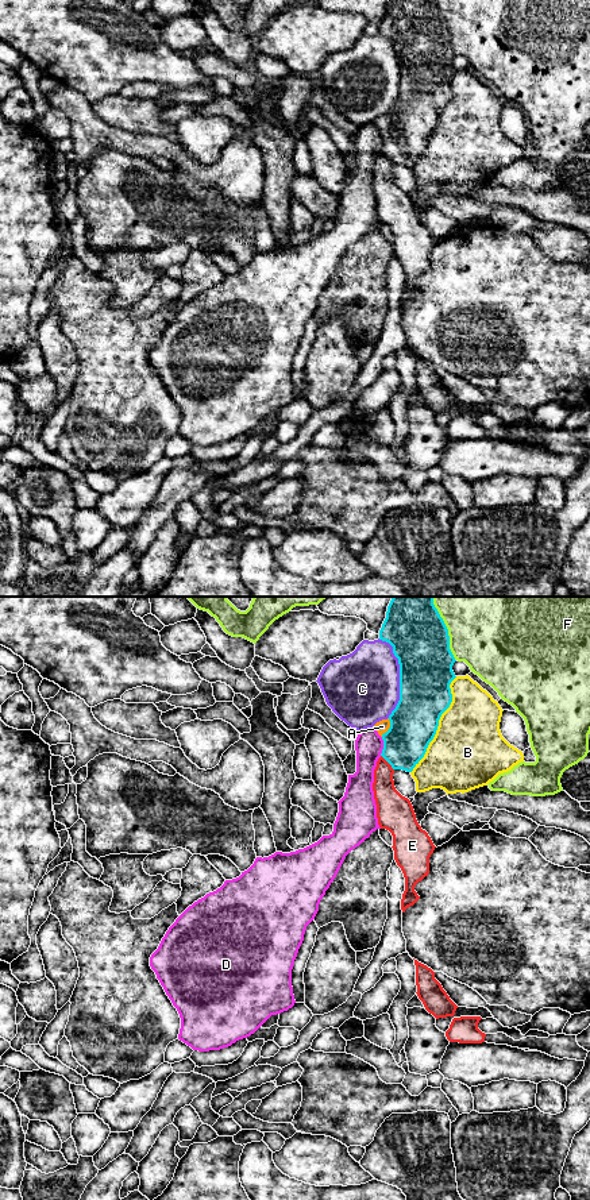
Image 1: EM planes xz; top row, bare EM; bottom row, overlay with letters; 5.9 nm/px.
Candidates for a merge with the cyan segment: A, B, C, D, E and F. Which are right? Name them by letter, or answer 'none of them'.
A

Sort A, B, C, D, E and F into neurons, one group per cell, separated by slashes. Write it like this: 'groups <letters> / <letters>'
groups A / B / C / D / E / F

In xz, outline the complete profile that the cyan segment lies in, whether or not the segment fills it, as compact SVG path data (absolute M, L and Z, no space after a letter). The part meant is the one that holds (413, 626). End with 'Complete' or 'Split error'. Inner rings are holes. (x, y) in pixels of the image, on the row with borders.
M393 597L379 630L379 640L393 647L400 664L400 701L387 719L373 728L383 740L381 756L393 769L412 772L433 740L441 714L450 707L450 684L456 661L450 649L448 629L433 605L433 597Z. Split error

